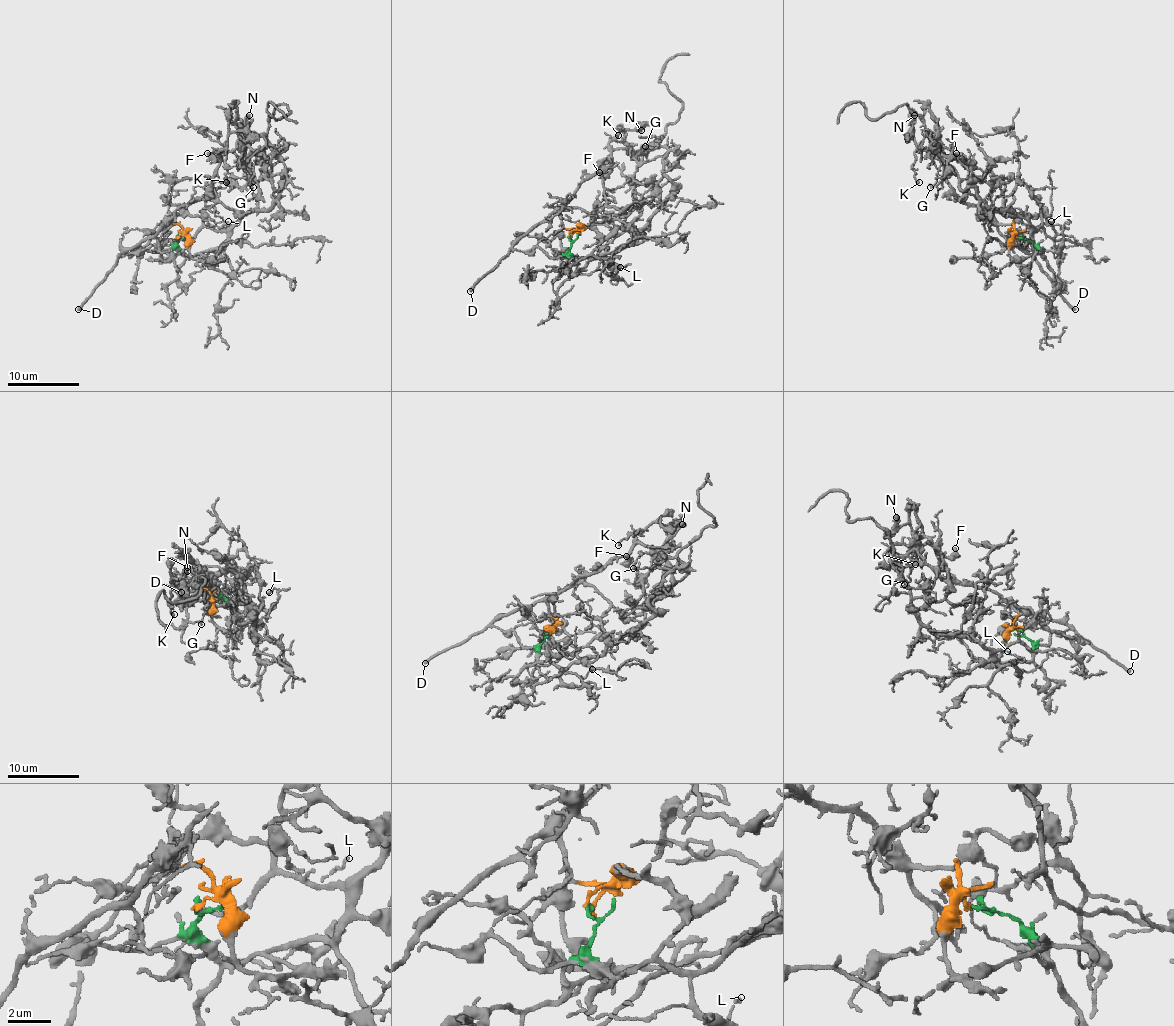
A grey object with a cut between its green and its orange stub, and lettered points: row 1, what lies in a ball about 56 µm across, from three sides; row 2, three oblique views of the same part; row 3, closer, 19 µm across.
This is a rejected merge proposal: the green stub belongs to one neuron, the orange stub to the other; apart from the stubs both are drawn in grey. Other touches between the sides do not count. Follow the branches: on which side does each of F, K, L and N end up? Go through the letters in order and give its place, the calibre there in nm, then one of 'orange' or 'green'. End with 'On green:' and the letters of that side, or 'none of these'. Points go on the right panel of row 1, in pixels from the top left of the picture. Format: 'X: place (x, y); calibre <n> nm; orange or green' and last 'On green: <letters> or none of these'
F: place (956, 153); calibre 320 nm; orange
K: place (919, 182); calibre 160 nm; orange
L: place (1051, 221); calibre 120 nm; green
N: place (914, 115); calibre 360 nm; orange
On green: L

